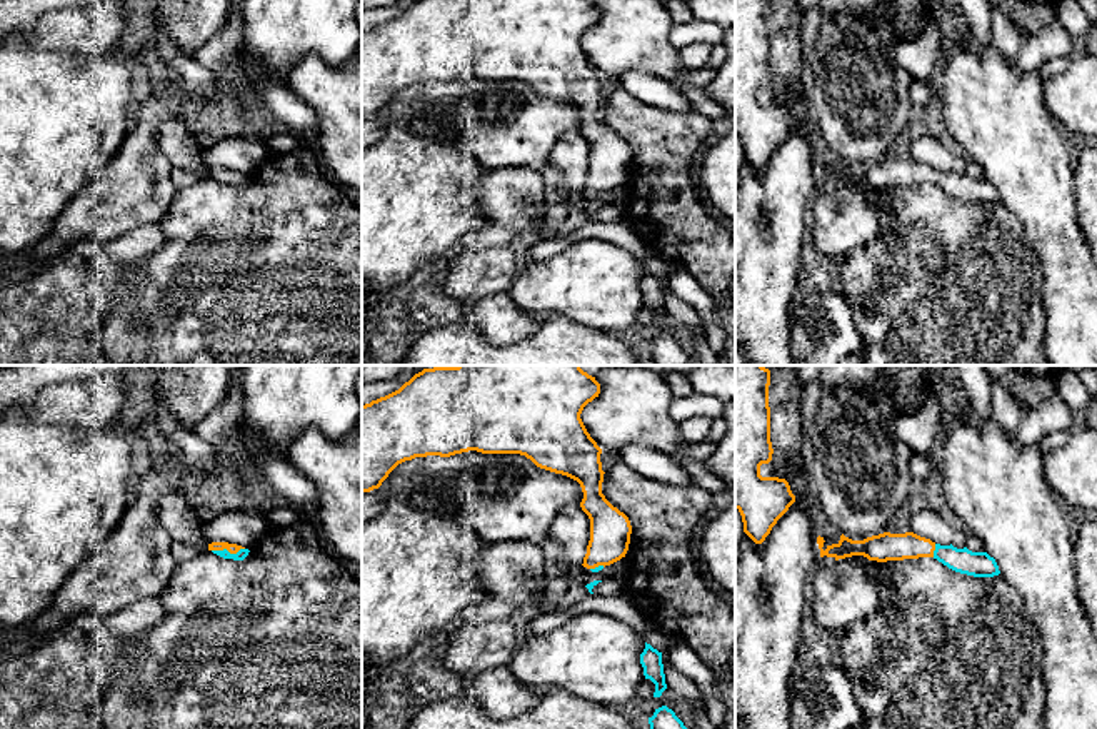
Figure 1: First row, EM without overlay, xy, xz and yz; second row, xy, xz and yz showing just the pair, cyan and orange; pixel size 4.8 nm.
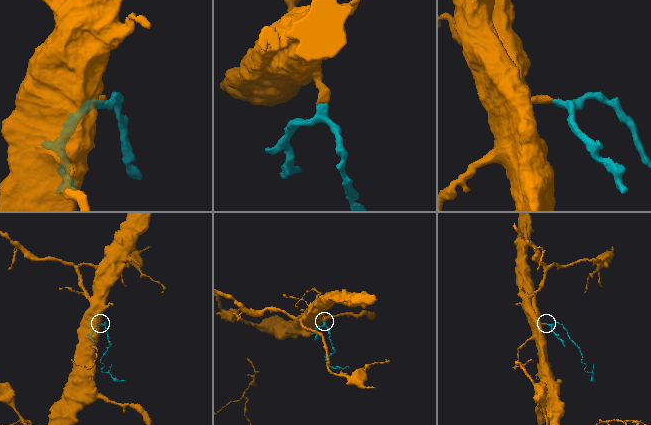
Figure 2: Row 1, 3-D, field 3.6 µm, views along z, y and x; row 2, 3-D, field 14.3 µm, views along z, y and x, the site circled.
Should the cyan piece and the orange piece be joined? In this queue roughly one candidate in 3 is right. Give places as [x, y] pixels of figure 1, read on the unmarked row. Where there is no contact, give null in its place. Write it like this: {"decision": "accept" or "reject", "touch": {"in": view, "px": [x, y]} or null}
{"decision": "accept", "touch": {"in": "xy", "px": [227, 177]}}

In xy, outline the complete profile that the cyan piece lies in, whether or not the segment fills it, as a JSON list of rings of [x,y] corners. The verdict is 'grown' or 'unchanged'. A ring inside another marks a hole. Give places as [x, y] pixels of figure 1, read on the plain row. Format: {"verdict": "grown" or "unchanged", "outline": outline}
{"verdict": "grown", "outline": [[[212,168],[208,170],[208,177],[212,177],[213,180],[223,185],[233,185],[233,187],[243,187],[250,178],[242,172],[228,170],[228,168]]]}

